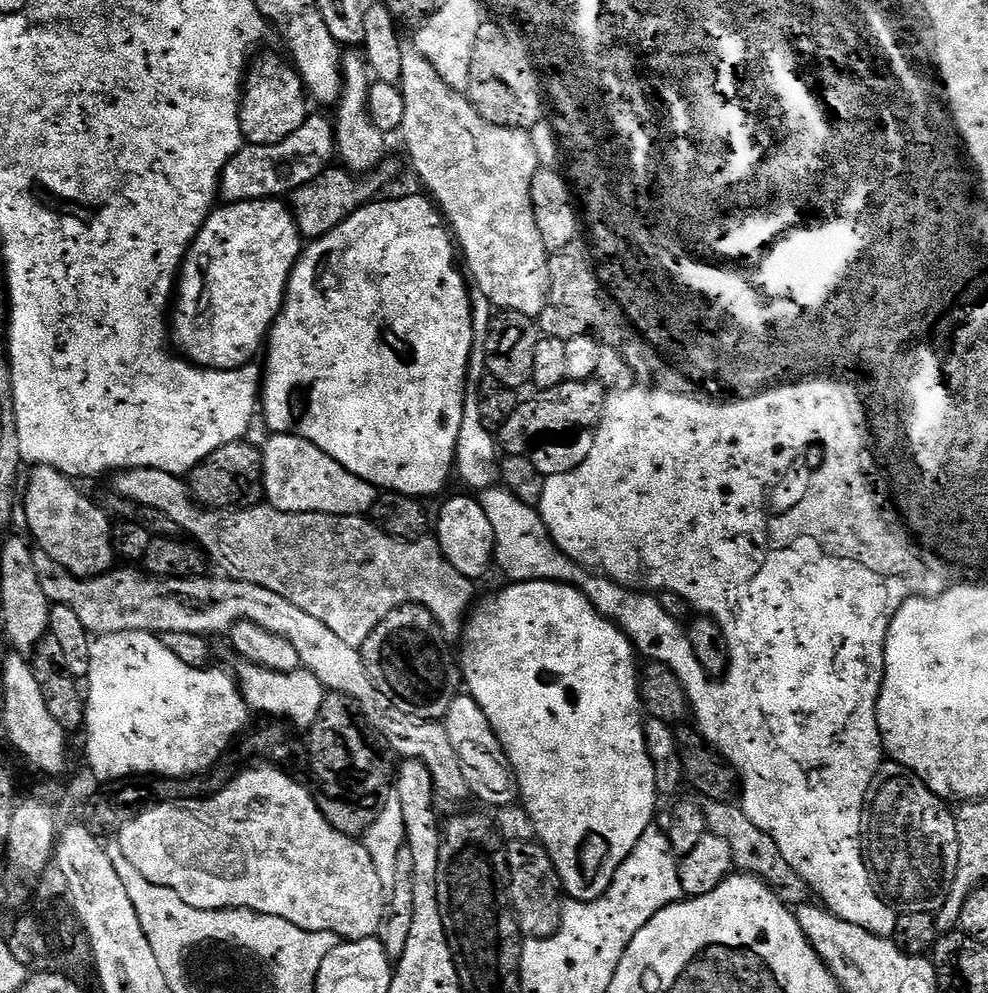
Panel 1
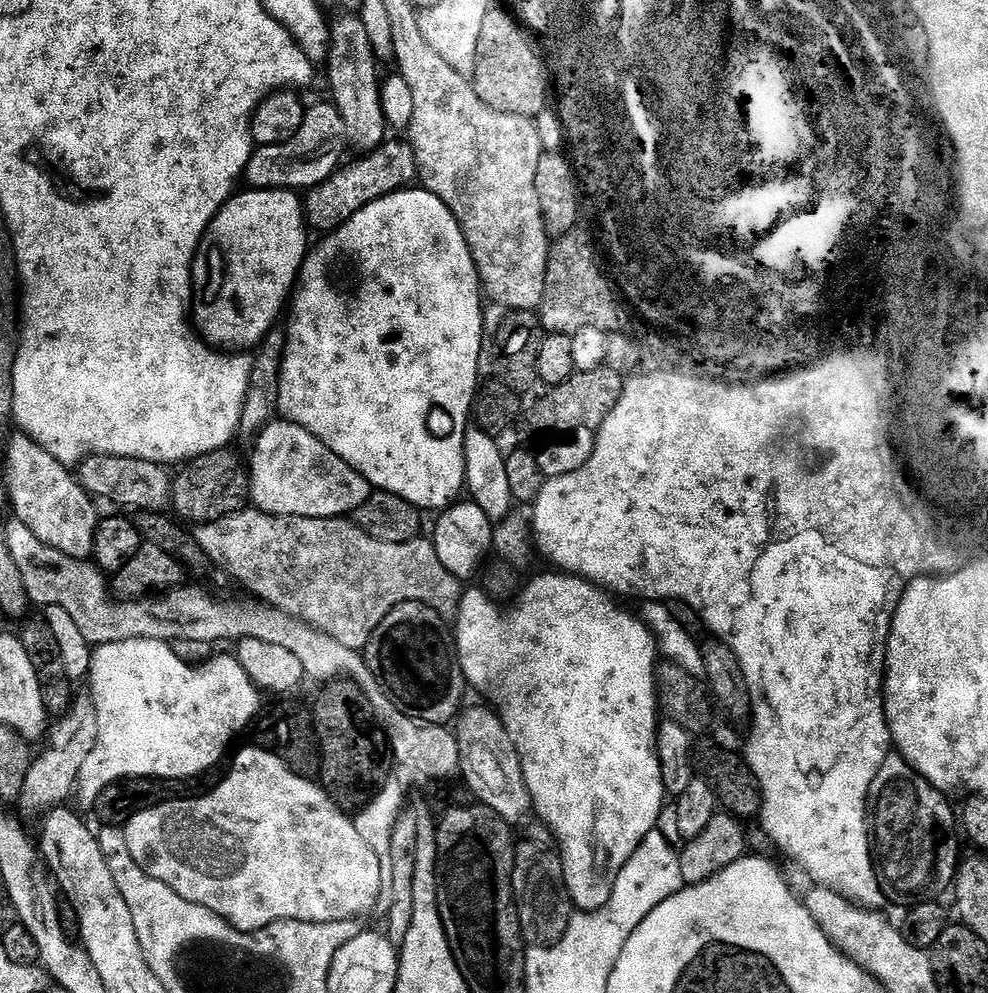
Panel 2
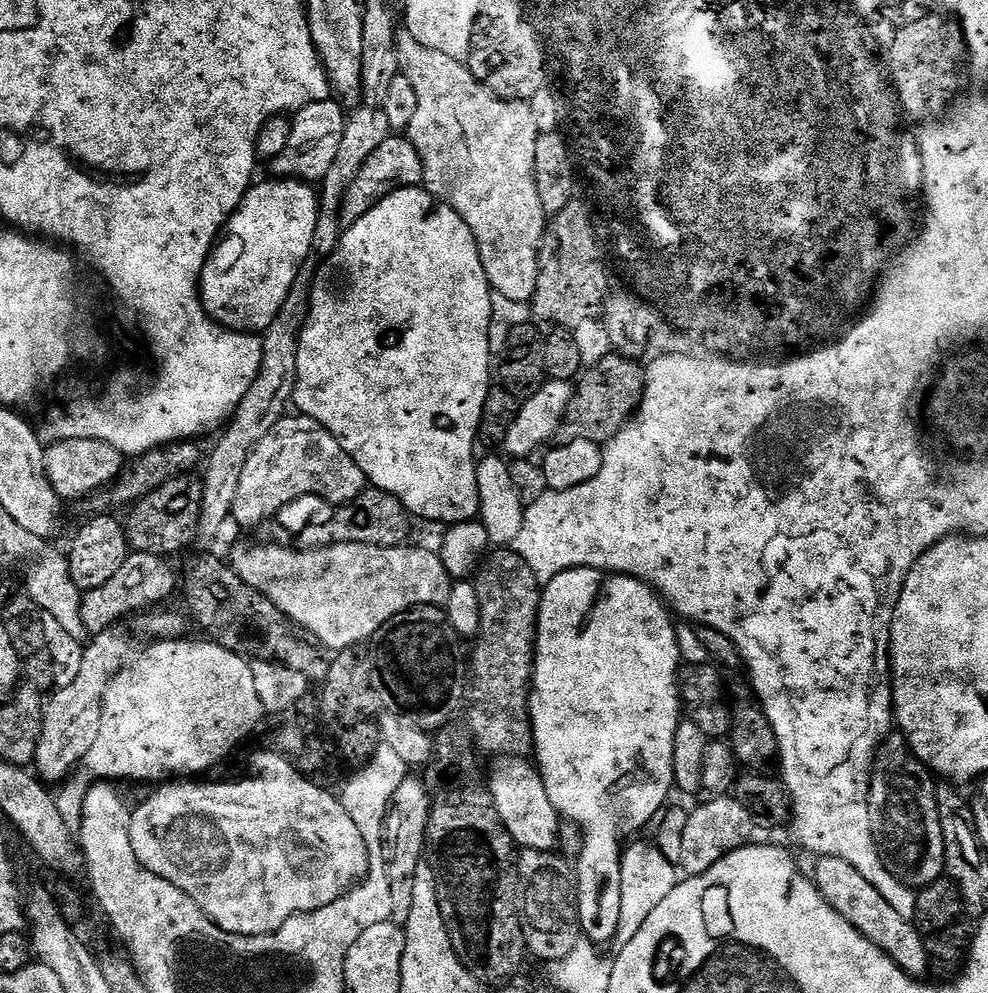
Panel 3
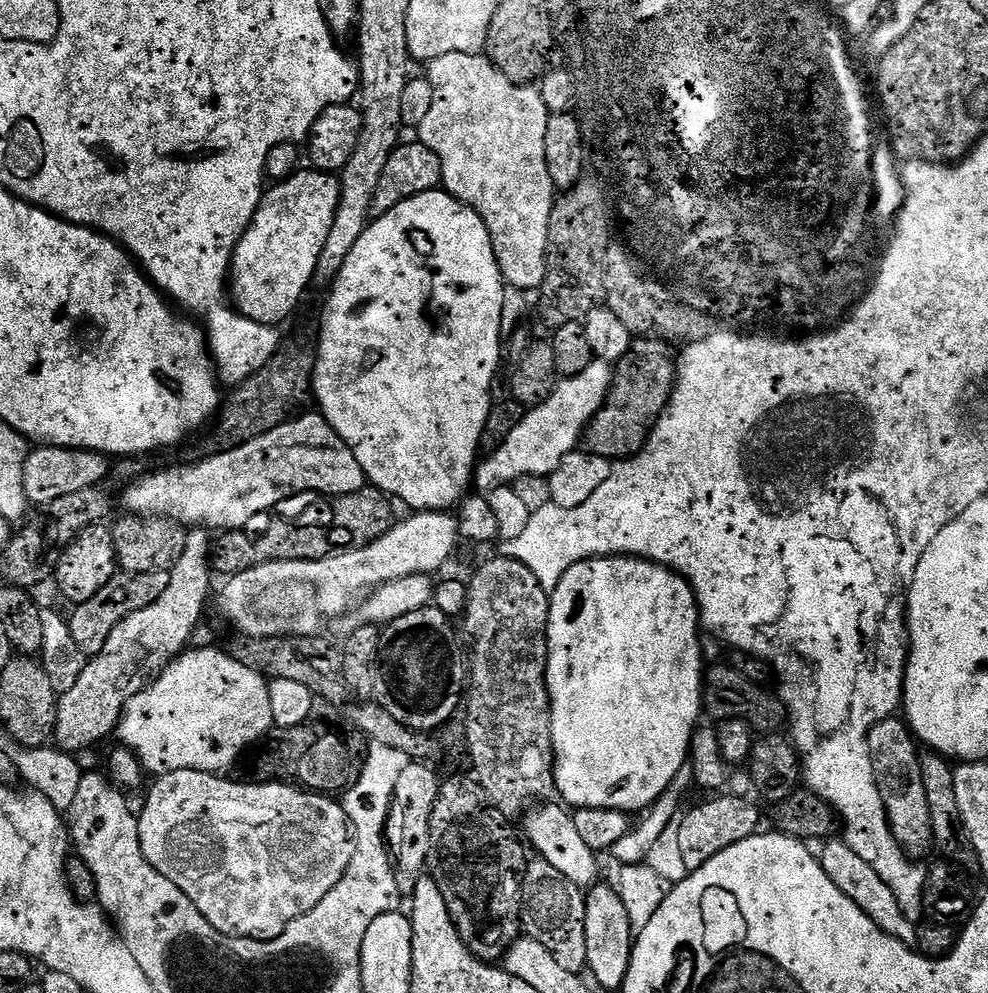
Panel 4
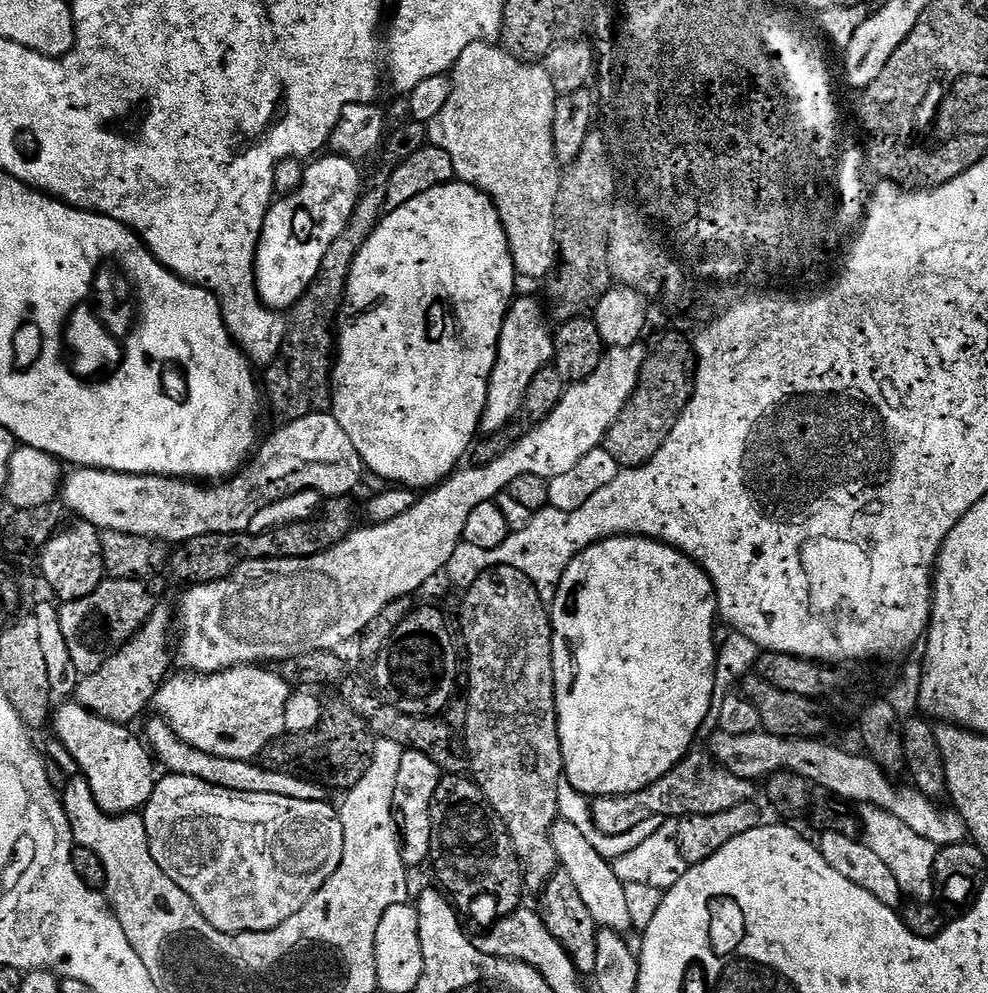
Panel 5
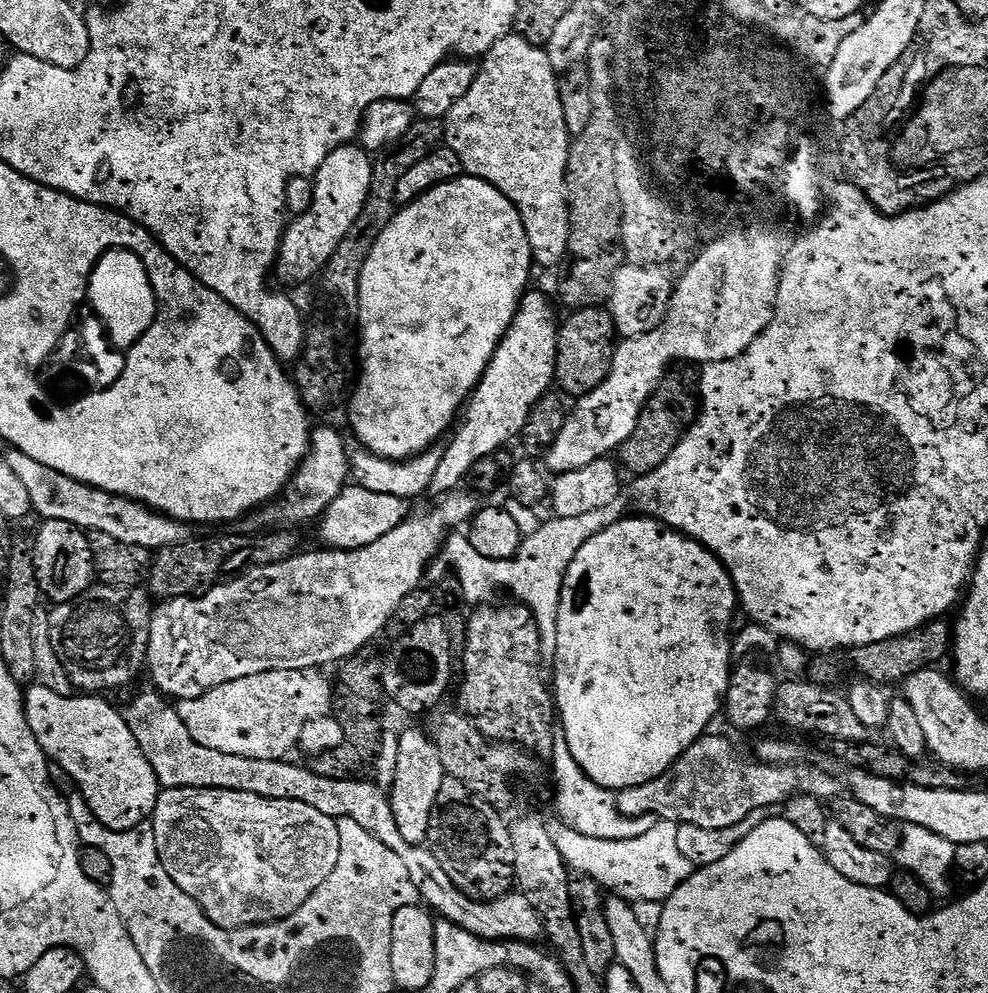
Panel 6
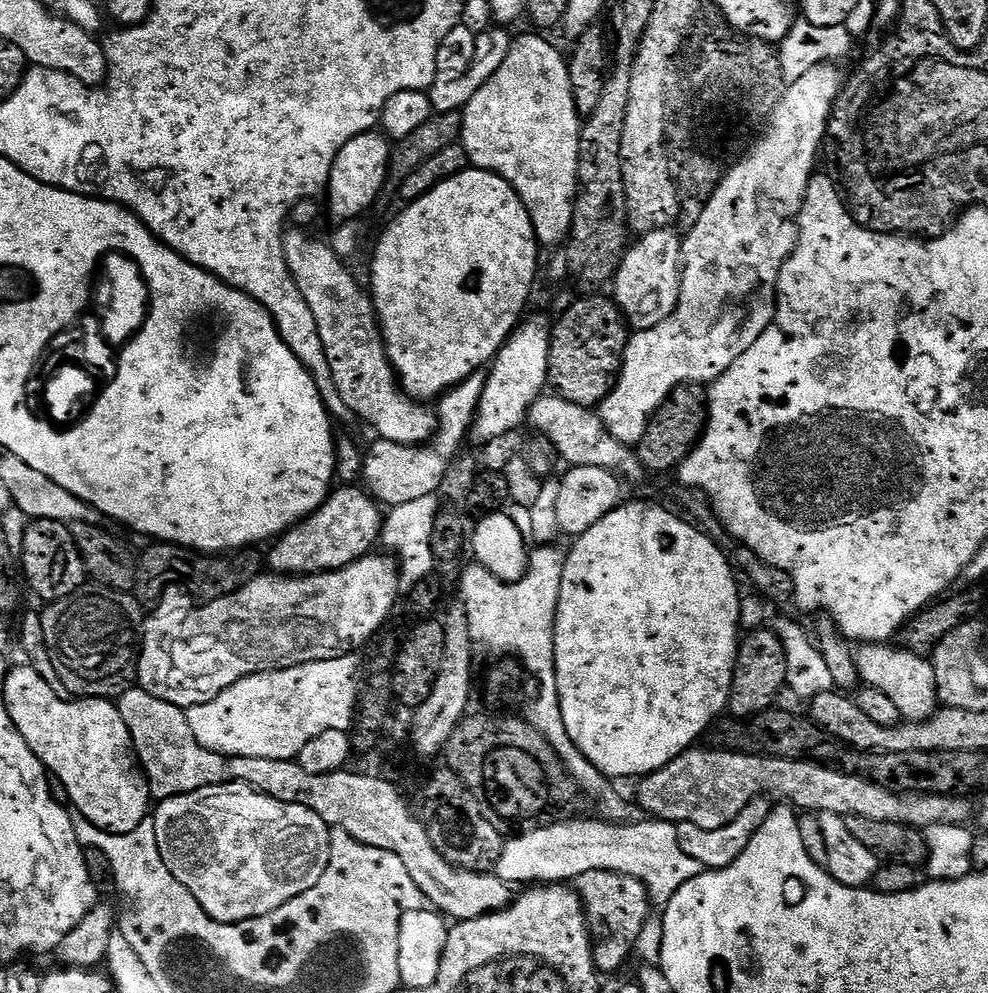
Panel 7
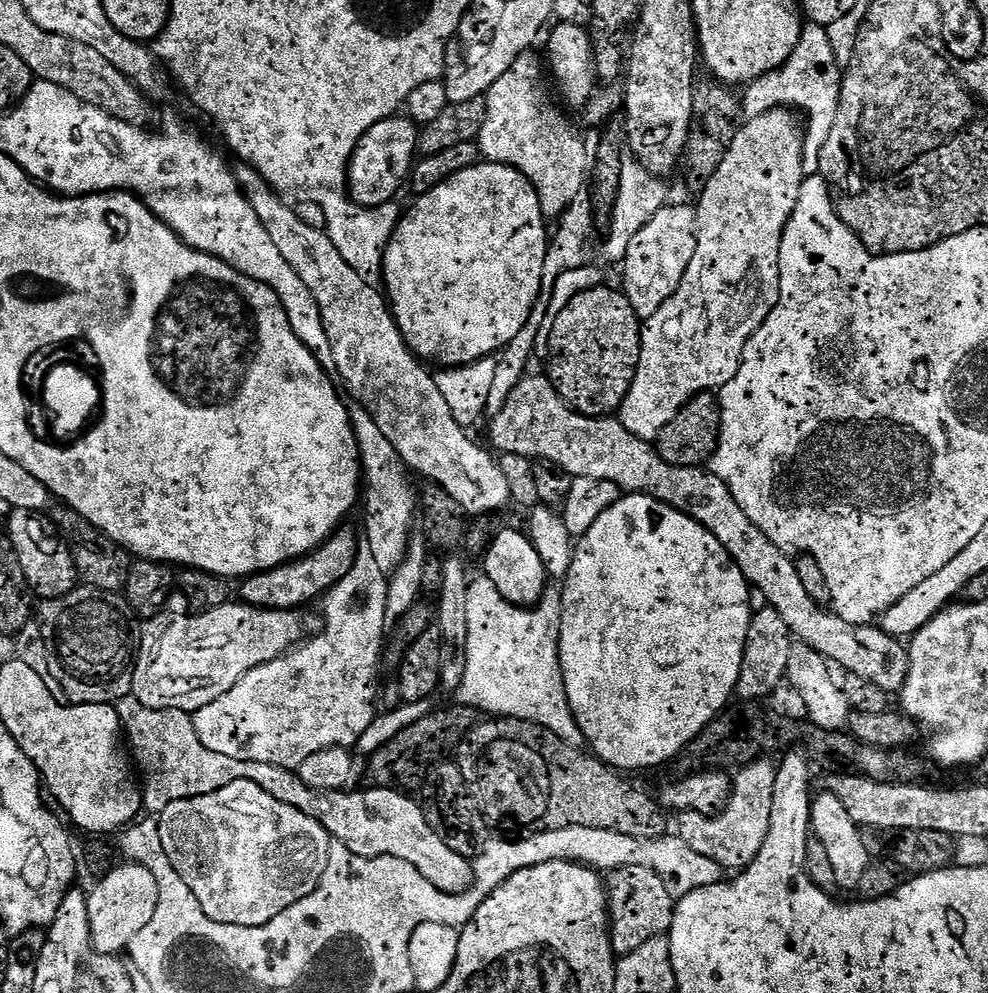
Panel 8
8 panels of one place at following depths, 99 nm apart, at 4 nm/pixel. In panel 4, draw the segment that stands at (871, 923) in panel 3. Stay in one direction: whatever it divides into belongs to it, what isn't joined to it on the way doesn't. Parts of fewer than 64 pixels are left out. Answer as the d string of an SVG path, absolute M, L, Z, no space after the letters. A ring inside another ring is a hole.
M829 839L821 848L824 849L819 849L818 852L820 865L824 867L826 874L830 874L830 880L842 890L842 894L850 897L886 934L898 938L903 944L915 945L917 925L906 919L894 890L886 886L878 870L874 870L874 866L870 866L870 862L866 862L861 855L854 854L854 850L850 850L843 839Z

